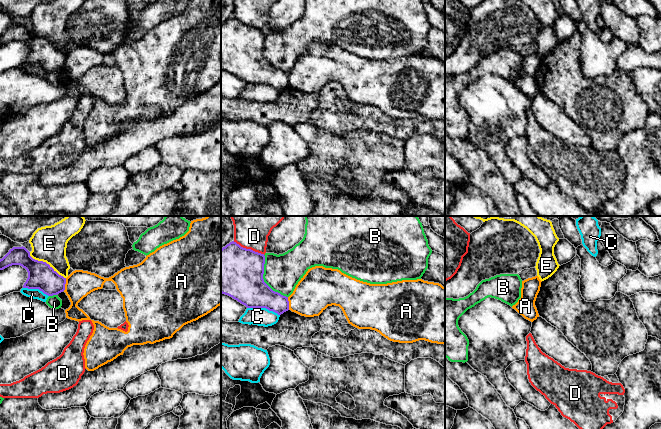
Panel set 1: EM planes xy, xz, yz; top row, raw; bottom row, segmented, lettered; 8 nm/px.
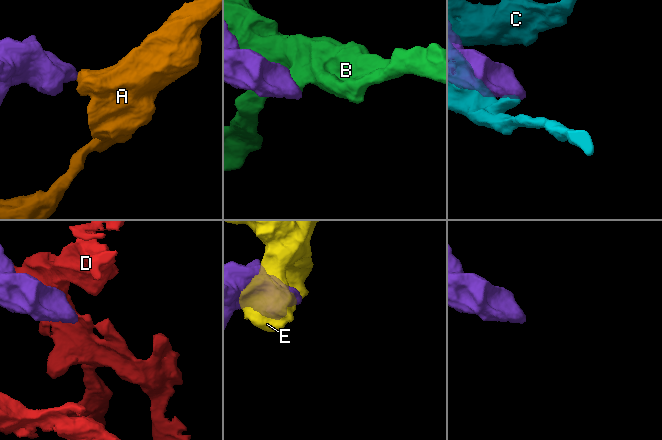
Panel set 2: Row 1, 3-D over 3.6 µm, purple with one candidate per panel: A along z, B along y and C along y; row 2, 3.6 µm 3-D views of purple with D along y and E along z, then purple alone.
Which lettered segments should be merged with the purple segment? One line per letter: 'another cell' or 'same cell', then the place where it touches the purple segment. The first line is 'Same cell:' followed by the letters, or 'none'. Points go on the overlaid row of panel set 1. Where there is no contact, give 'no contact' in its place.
Same cell: none
A: another cell; contact xy (65, 283)
B: another cell; contact xz (263, 280)
C: another cell; contact xz (263, 307)
D: another cell; contact xz (249, 249)
E: another cell; contact xy (45, 262)

